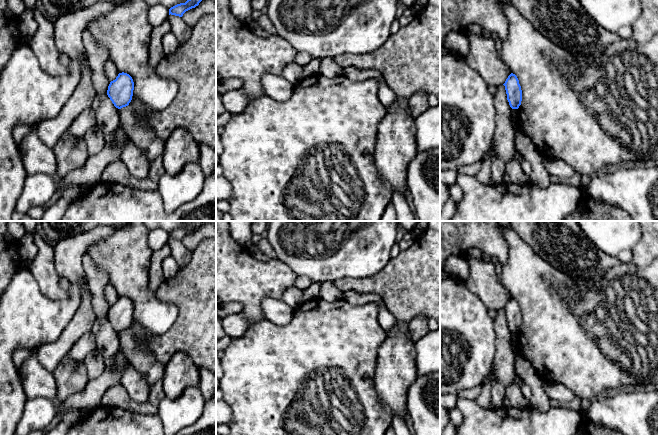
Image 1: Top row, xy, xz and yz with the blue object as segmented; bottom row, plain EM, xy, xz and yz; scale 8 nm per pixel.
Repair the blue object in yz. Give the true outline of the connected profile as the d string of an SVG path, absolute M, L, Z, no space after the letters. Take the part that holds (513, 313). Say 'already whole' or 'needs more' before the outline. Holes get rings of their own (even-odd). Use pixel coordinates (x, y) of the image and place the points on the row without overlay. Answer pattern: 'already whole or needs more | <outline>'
already whole | M511 297L503 309L505 310L510 331L518 333L522 325L522 314L517 300Z

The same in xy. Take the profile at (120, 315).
already whole | M119 297L115 304L111 305L107 319L118 333L126 331L132 324L134 306L132 301L127 297Z

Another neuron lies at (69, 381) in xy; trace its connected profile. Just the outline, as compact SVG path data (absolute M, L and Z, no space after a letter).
M60 363L53 371L53 374L58 399L61 401L64 401L72 394L82 391L90 380L83 364L73 369L69 365Z

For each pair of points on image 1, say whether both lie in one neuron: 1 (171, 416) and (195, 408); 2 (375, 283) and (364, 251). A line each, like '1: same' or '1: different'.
1: same
2: different

